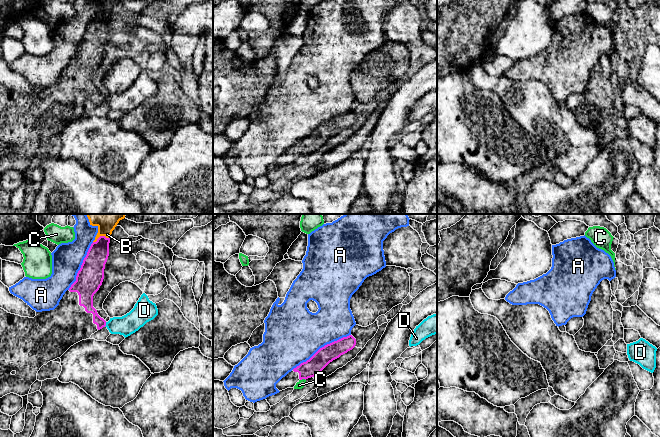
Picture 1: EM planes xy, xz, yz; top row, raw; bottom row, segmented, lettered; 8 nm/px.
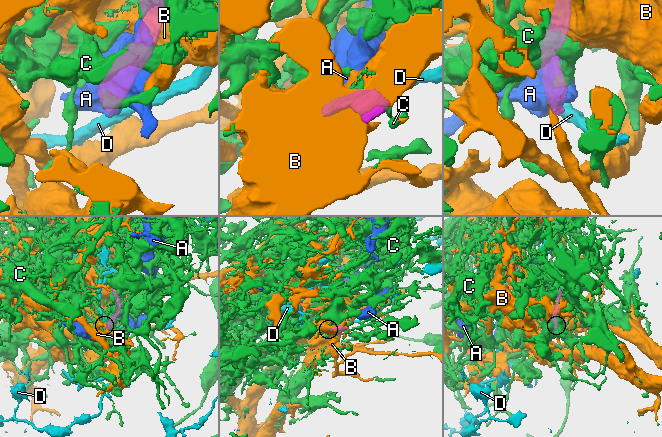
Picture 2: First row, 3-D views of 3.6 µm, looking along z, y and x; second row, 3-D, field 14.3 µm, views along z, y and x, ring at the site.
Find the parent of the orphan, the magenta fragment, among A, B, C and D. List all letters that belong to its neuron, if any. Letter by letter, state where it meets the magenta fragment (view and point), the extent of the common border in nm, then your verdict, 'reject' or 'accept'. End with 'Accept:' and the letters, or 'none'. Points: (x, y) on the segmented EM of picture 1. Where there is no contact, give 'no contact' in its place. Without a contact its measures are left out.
A: xz (322, 347) | 550 nm | reject
B: xy (101, 236) | 140 nm | reject
C: xz (302, 378) | 50 nm | reject
D: xy (105, 324) | 40 nm | reject
Accept: none

